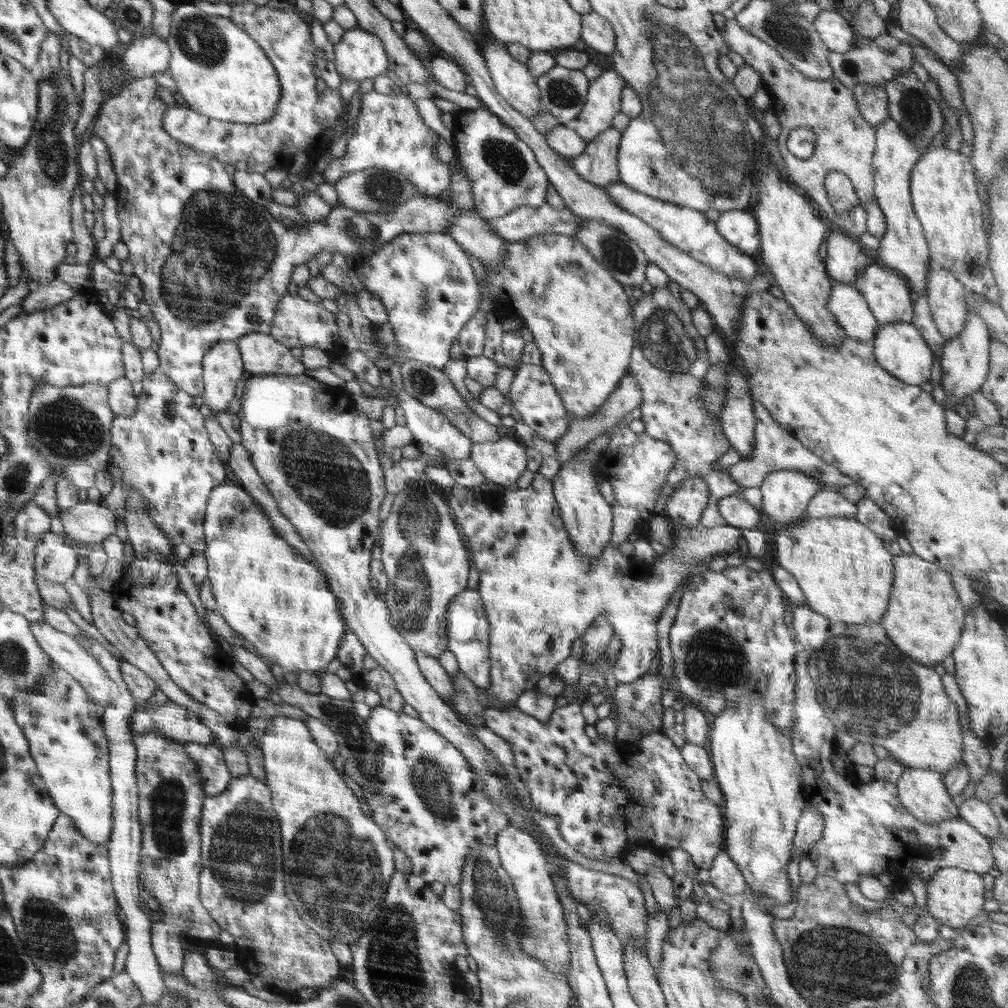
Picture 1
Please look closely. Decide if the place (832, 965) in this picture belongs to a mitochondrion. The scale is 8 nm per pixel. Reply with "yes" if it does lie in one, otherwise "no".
yes

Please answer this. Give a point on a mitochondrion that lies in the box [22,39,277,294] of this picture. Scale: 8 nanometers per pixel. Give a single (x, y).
(52, 151)

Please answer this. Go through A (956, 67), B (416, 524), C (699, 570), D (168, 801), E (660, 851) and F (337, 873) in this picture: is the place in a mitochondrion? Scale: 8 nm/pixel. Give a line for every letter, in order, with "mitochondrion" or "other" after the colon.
A: other
B: mitochondrion
C: other
D: mitochondrion
E: other
F: mitochondrion

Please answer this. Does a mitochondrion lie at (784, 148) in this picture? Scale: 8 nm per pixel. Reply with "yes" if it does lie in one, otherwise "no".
no

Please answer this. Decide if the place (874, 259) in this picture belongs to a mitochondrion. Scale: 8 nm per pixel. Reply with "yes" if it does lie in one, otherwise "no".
no

